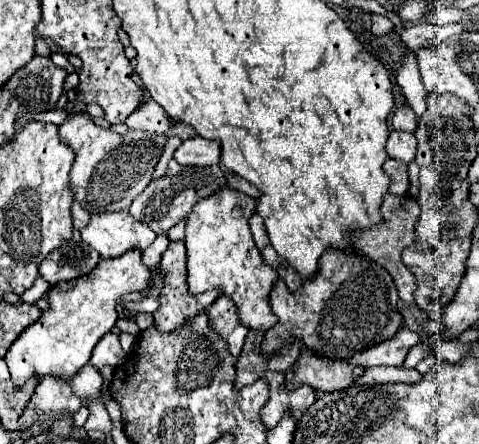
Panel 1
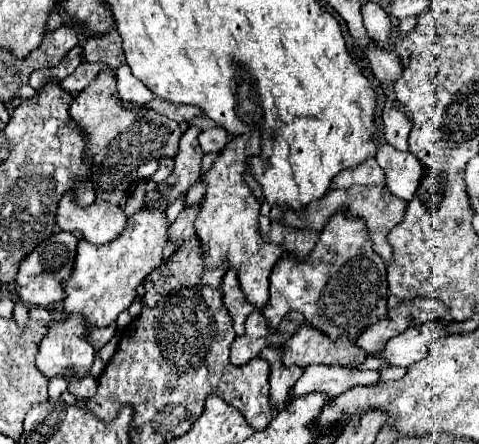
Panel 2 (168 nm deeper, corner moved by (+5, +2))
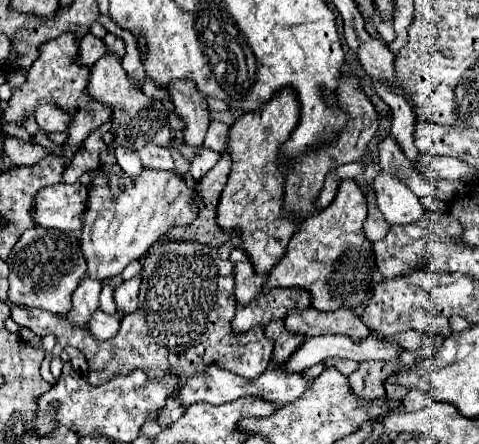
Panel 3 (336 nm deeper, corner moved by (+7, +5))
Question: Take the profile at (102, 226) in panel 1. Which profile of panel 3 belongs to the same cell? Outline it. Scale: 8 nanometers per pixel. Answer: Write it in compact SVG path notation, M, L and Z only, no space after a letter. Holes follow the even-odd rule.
M58 182L48 186L36 194L32 206L32 220L42 228L58 228L58 230L79 230L83 227L81 219L87 210L88 193L81 191L84 184L66 184Z

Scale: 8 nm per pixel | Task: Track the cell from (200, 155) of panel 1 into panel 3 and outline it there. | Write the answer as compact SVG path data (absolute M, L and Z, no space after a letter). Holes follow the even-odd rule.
M210 122L204 146L212 148L216 152L222 152L228 144L228 130L230 130L230 126L226 126L224 122Z

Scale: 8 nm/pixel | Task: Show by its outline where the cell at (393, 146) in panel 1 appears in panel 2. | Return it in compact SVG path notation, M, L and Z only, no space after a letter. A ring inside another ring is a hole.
M384 143L376 153L376 161L386 171L386 189L404 201L410 201L422 177L422 165L418 165L418 159L408 151L398 151Z

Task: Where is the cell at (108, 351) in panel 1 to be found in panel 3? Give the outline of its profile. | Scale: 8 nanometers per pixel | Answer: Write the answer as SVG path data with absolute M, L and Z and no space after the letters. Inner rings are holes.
M98 308L96 314L90 316L88 324L90 324L92 334L94 334L98 340L106 340L106 338L112 338L112 336L118 332L120 318L118 318L118 314L106 314L106 312L102 312L102 310Z

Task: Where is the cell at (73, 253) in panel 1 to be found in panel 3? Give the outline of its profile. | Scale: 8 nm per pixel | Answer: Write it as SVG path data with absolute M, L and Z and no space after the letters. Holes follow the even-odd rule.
M54 228L26 230L8 256L10 266L10 302L28 308L40 308L54 314L72 310L72 292L86 274L86 258L80 240Z

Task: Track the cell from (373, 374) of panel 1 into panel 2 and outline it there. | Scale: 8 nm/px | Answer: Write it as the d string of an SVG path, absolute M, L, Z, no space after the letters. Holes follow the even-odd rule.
M310 365L304 369L304 375L294 385L294 397L304 393L326 393L330 397L342 395L350 387L356 385L374 385L380 381L378 371L360 371L346 367L326 367L326 365Z

